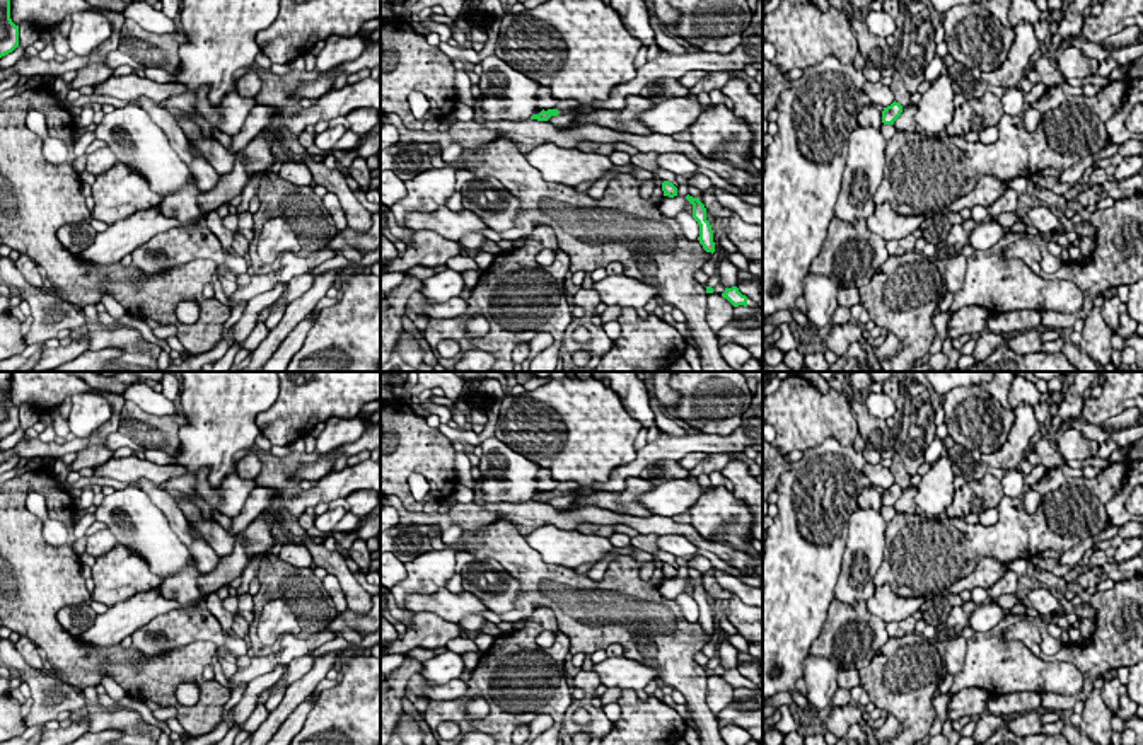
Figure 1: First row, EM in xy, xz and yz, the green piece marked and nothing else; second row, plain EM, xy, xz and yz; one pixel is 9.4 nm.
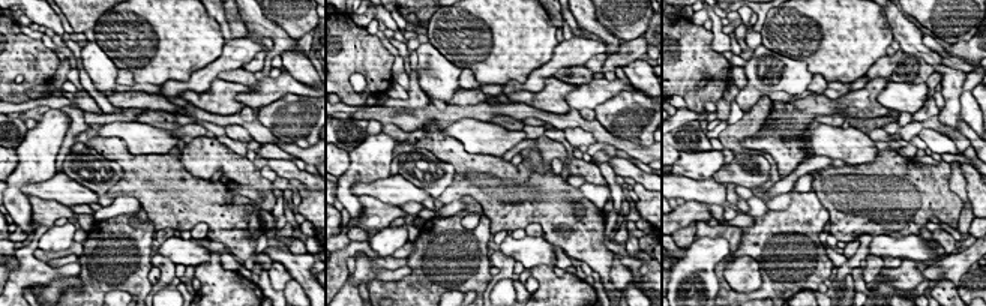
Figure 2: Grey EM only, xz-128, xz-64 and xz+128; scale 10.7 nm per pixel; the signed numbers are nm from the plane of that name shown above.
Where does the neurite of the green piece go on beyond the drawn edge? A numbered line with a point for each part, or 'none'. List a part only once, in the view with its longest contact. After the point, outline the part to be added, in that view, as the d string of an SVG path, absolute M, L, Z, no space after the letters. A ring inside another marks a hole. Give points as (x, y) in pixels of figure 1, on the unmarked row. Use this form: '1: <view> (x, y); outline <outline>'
1: xz (565, 488); outline M560 482L556 491L560 496L578 496L580 488L578 482Z

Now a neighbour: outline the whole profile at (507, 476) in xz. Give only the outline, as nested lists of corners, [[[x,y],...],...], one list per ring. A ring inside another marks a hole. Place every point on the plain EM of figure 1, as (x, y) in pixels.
[[[496,436],[481,443],[481,491],[488,503],[525,503],[537,493],[541,465],[508,448]]]

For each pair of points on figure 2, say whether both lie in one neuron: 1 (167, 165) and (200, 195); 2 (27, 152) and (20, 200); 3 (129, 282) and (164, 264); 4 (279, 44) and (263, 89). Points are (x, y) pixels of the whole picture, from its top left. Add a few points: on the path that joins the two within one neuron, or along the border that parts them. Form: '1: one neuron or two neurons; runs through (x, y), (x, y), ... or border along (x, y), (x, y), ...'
1: one neuron; runs through (173, 174), (191, 192)
2: one neuron; runs through (27, 164), (27, 170), (17, 180), (17, 188)
3: two neurons; border along (149, 260), (152, 266)
4: two neurons; border along (269, 75), (261, 80)

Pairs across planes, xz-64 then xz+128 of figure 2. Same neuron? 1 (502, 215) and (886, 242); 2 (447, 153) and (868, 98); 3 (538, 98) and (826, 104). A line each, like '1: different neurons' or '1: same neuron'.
1: different neurons
2: different neurons
3: same neuron

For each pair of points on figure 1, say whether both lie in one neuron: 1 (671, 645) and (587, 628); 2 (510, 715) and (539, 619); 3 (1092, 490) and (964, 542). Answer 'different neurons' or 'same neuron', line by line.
1: same neuron
2: same neuron
3: same neuron

